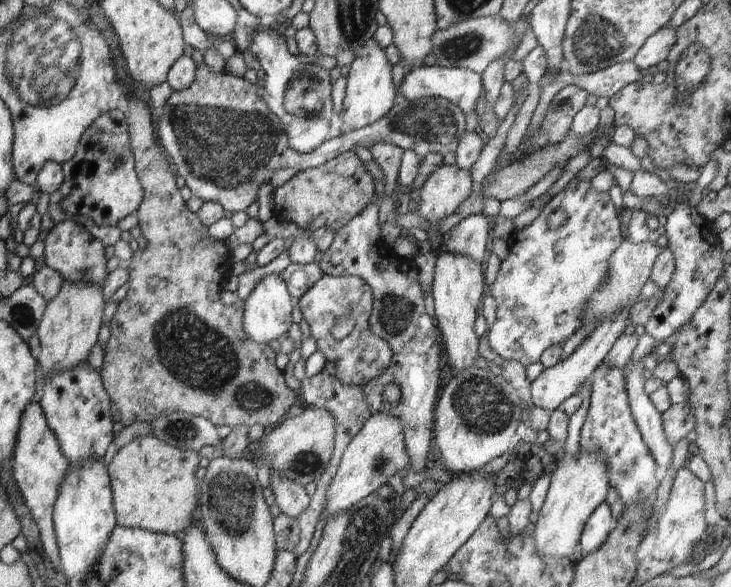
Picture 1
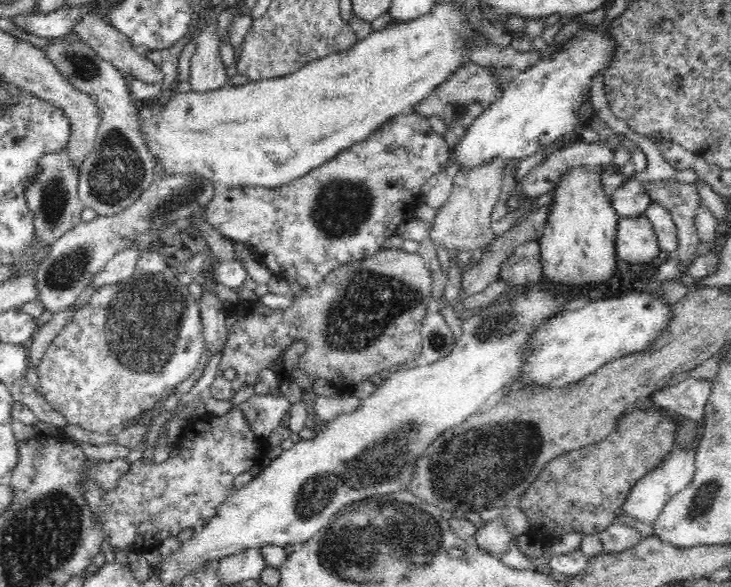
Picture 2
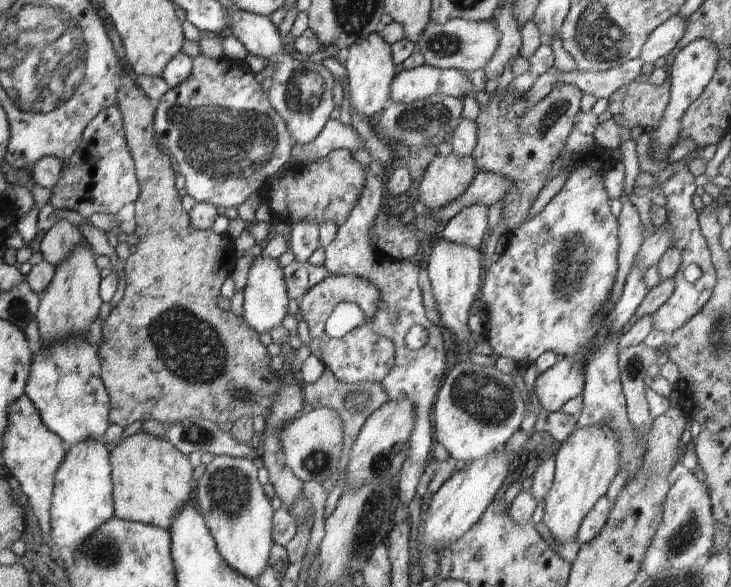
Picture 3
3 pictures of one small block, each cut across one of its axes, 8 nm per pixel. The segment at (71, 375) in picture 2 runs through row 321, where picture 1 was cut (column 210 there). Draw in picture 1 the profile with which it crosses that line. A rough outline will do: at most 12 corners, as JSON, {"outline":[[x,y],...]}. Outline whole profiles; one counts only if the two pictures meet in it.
{"outline":[[203,63],[154,115],[176,176],[232,213],[276,170],[374,142],[456,152],[450,100],[400,100],[308,154],[257,87]]}

